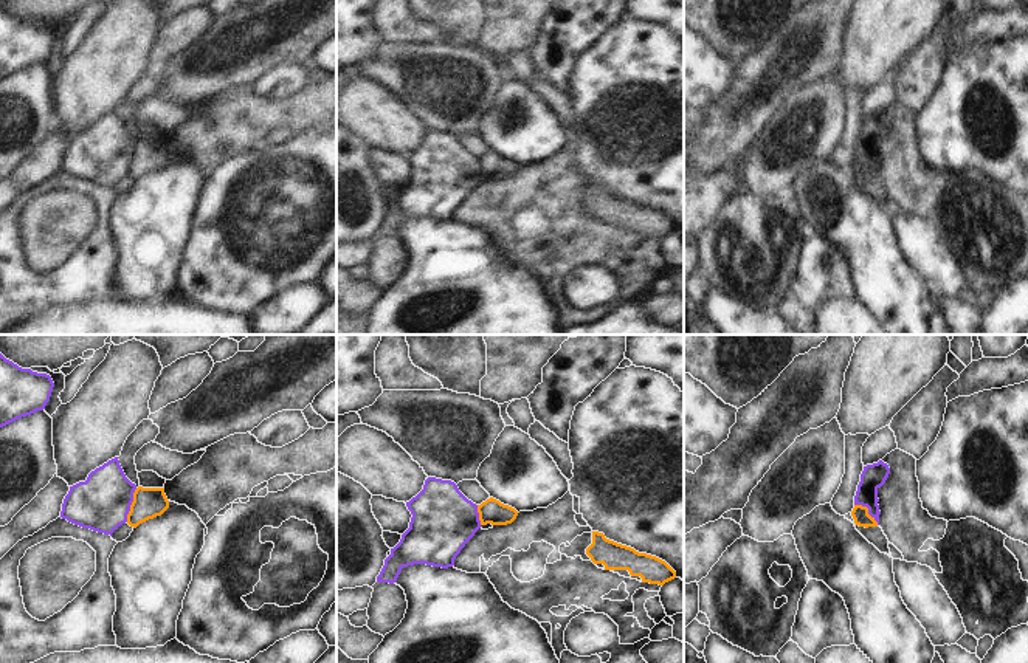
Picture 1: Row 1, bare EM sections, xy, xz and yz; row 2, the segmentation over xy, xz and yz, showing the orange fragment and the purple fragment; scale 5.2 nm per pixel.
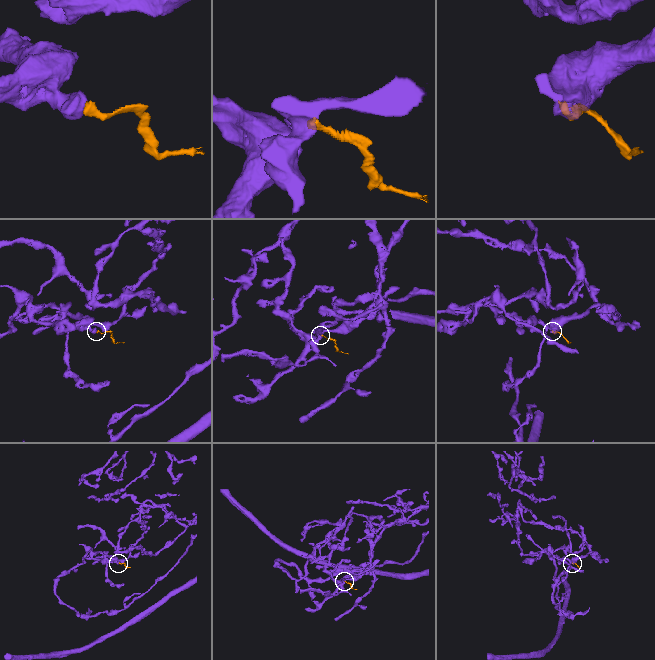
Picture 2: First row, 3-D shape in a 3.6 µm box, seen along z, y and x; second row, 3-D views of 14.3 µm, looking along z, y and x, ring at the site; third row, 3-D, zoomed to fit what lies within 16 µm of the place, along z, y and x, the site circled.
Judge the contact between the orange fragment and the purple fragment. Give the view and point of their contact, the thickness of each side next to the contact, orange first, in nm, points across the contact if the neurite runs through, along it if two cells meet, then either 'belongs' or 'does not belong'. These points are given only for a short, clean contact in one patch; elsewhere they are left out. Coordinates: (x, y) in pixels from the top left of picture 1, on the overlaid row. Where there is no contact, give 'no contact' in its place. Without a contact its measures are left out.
contact xy (131, 505); calibres 160 and 280 nm; border xy (137, 488), (126, 521); does not belong

